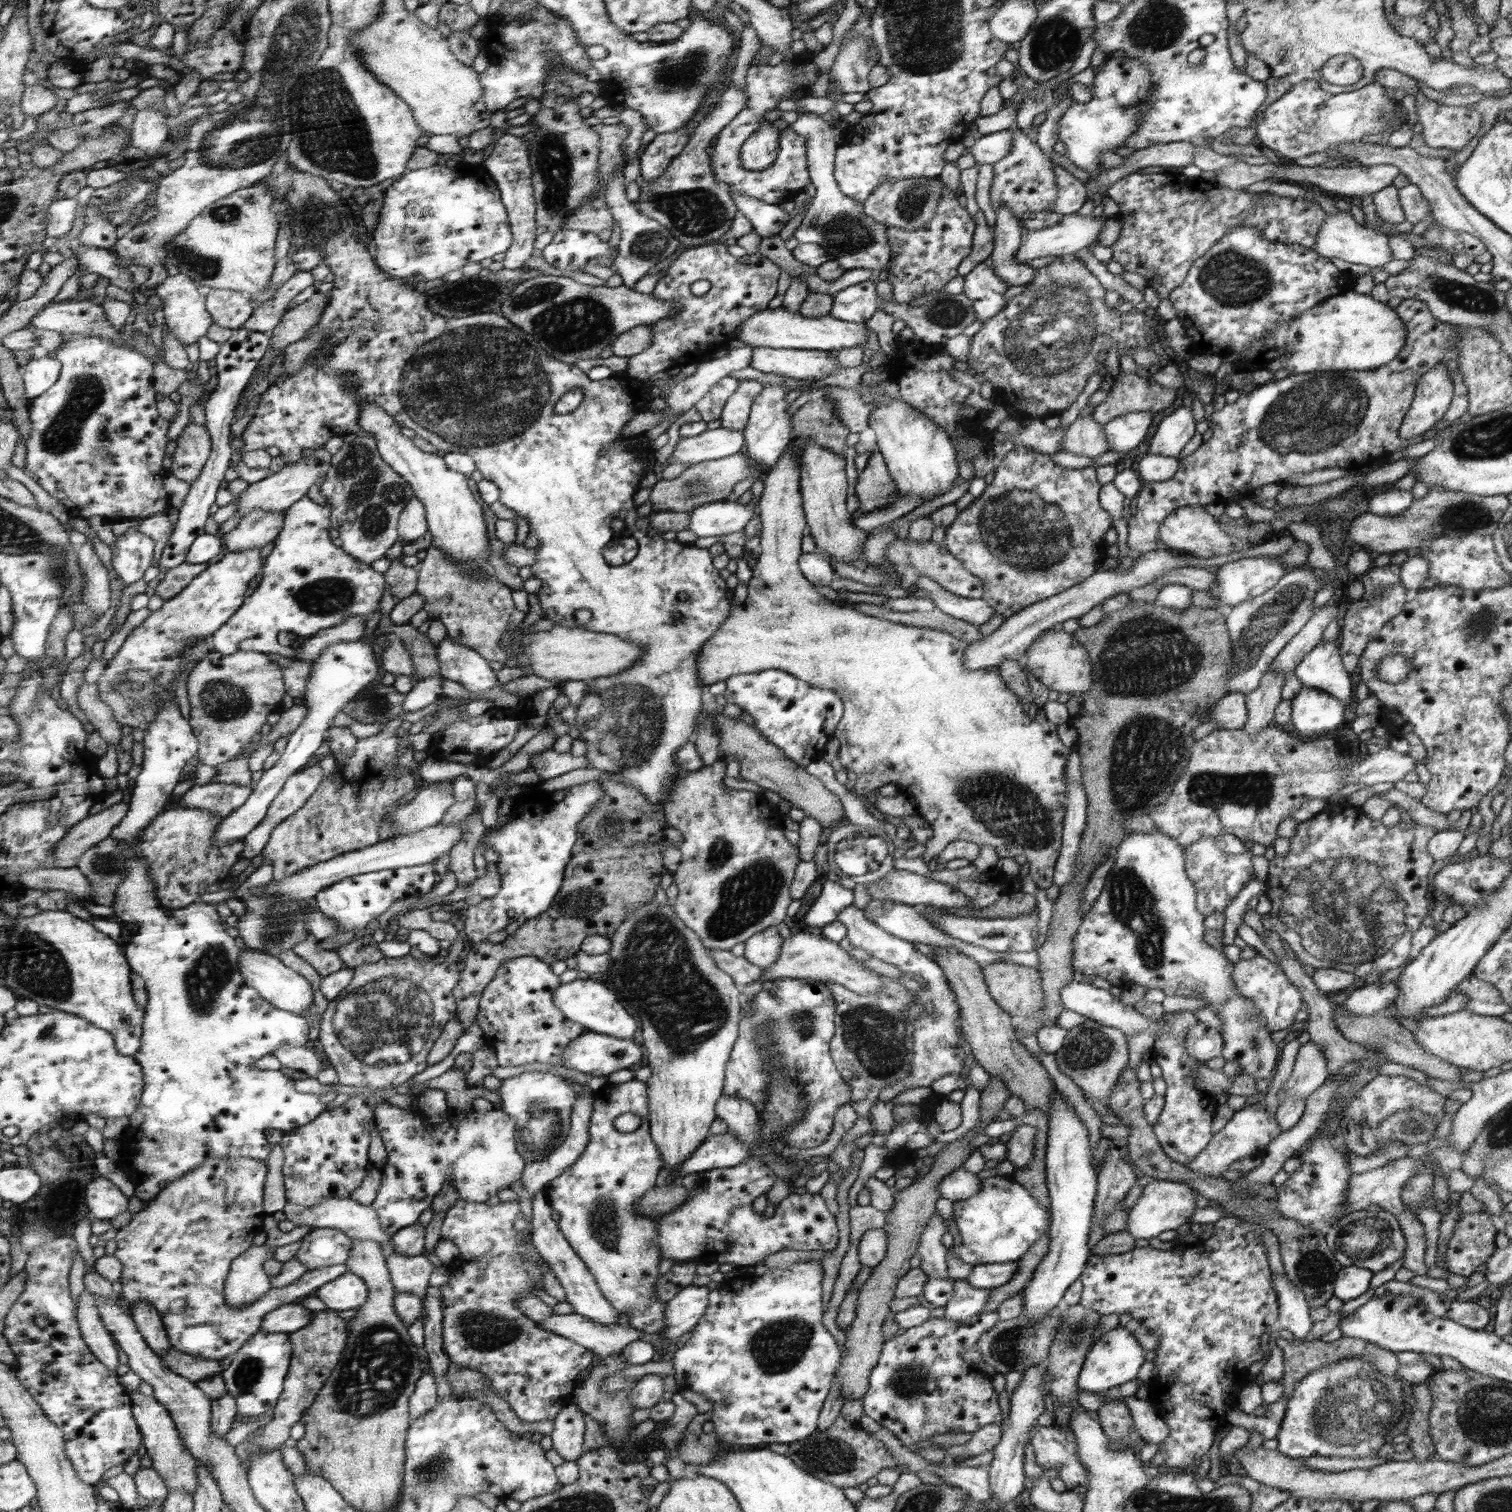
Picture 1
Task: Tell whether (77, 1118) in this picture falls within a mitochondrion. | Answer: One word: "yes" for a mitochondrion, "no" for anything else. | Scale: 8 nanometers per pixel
no

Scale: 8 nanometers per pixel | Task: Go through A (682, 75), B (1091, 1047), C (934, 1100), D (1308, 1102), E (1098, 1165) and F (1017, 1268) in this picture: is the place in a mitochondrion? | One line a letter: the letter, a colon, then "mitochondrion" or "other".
A: mitochondrion
B: mitochondrion
C: other
D: other
E: other
F: other

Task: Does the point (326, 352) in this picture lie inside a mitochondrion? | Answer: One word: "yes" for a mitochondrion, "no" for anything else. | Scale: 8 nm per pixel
no

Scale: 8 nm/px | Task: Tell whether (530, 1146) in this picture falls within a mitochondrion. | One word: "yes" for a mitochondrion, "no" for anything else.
yes

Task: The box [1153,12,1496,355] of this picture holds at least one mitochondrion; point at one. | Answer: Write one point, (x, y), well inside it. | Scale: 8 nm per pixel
(1232, 278)

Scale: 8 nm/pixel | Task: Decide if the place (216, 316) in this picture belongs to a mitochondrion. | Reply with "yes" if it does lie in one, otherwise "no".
no

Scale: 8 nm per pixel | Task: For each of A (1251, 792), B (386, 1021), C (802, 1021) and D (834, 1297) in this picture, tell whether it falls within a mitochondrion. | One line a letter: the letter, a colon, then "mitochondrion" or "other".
A: mitochondrion
B: mitochondrion
C: mitochondrion
D: other

